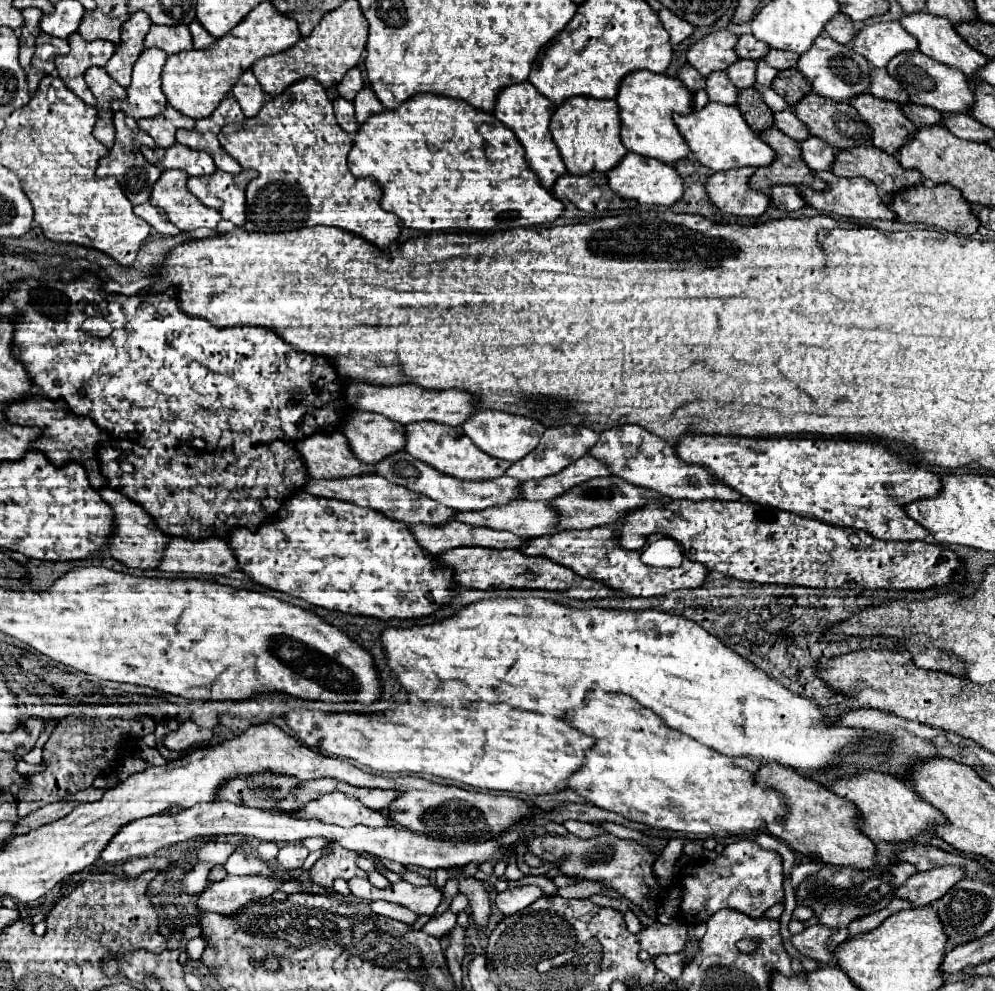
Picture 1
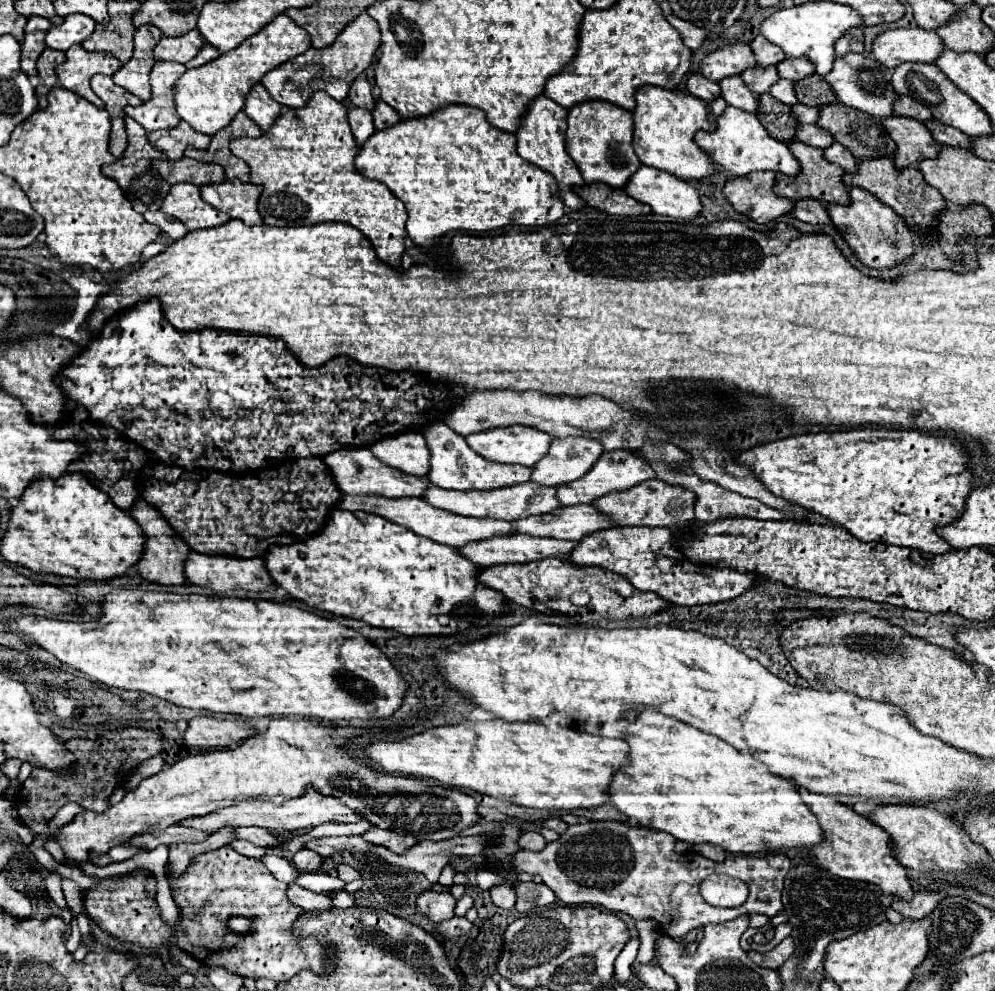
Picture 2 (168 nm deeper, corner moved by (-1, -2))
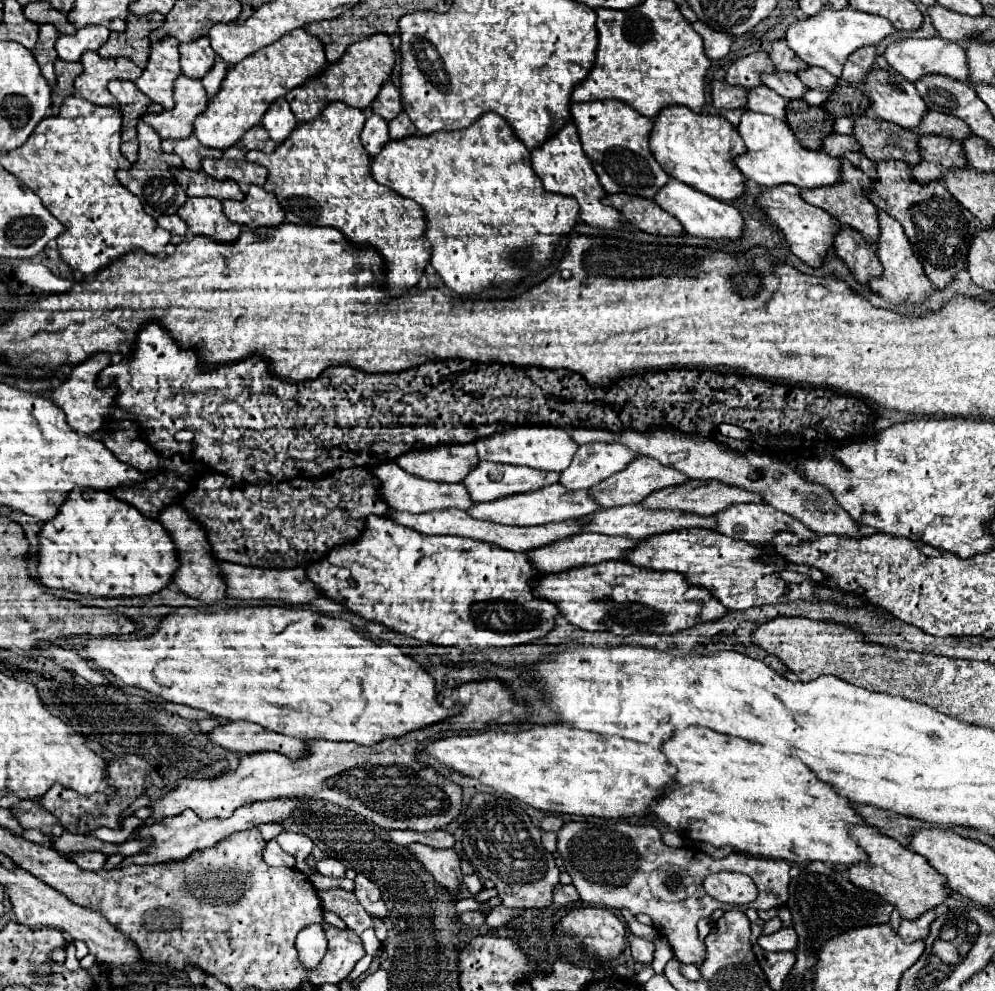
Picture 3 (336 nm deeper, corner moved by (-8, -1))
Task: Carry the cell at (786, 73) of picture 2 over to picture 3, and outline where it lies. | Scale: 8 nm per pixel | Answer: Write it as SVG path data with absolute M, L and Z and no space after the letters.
M806 68L806 70L798 72L798 76L802 78L802 82L806 82L808 88L814 88L814 90L832 92L838 86L838 78L822 68Z

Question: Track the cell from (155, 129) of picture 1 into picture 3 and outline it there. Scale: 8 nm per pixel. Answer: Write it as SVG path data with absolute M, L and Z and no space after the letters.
M190 136L186 140L162 140L162 150L178 154L184 162L184 168L188 170L202 170L202 158L222 158L220 150L202 146L196 136Z

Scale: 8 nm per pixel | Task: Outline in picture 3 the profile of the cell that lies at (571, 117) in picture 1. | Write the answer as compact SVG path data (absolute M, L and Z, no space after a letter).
M602 100L602 102L574 102L572 118L578 126L578 138L582 138L582 148L586 156L592 160L592 166L608 194L630 194L652 200L662 186L670 180L670 176L660 168L654 160L648 138L652 132L652 120L638 114L632 106L626 106L618 100Z

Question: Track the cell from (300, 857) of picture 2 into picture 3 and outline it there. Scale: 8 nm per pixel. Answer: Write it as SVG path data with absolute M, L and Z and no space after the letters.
M324 858L316 864L316 868L318 868L320 874L332 876L332 878L342 878L346 874L346 866L336 858Z

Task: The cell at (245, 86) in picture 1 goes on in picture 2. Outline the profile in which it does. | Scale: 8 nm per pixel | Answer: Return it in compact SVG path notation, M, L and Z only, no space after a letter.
M257 83L257 87L253 87L247 95L243 111L261 127L261 131L267 131L275 117L281 113L281 105L275 99L271 99L271 95L261 83Z

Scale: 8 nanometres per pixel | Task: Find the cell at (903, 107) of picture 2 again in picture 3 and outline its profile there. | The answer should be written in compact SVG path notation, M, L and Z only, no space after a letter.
M926 112L922 124L916 130L920 136L944 136L956 142L964 142L968 136L972 136L970 128L966 126L966 122L962 122L960 118L954 118L950 114L938 114L938 112Z

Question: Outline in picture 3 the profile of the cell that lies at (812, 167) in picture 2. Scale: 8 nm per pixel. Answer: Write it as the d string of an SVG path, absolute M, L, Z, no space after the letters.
M842 158L842 174L844 174L844 182L836 184L836 186L828 186L828 188L814 188L814 190L802 190L802 198L808 204L814 204L826 212L830 212L836 220L840 220L842 226L848 226L856 232L860 232L864 236L866 242L876 244L878 236L880 236L880 224L878 224L878 208L870 202L870 198L864 194L866 190L872 188L872 180L858 168L850 166L850 162L844 162Z

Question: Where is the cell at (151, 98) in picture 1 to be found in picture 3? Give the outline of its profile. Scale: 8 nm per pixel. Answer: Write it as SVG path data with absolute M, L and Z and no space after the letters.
M180 74L176 80L174 98L176 98L174 110L166 110L162 114L146 114L142 120L150 124L160 134L160 138L182 140L192 136L194 118L202 114L202 110L206 110L208 98L202 82L186 78L184 74Z

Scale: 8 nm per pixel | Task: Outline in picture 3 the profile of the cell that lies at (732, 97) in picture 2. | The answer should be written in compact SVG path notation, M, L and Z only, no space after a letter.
M758 86L758 88L748 90L748 108L752 112L770 114L774 118L786 120L786 106L788 106L788 100L766 86Z

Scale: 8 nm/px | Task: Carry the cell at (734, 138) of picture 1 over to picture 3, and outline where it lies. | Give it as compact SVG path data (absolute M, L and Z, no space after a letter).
M744 110L738 134L744 140L748 152L740 158L736 158L738 170L748 178L754 180L758 186L780 186L780 184L794 184L798 188L822 188L822 186L834 186L842 182L842 160L826 154L824 150L812 152L798 144L796 136L788 128L786 122L768 116Z

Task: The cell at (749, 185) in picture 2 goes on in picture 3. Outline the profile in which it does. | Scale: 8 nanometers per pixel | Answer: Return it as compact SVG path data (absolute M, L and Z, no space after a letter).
M782 184L774 188L764 188L758 204L766 210L770 220L784 232L786 242L794 256L812 268L820 268L826 260L826 254L834 248L834 236L840 232L840 224L826 210L812 206L800 198L800 188L792 184Z

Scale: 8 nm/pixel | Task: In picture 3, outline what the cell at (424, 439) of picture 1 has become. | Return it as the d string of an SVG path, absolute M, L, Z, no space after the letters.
M480 462L464 480L474 502L492 502L512 494L524 494L556 484L560 474L542 472L526 466L502 466L494 462Z

